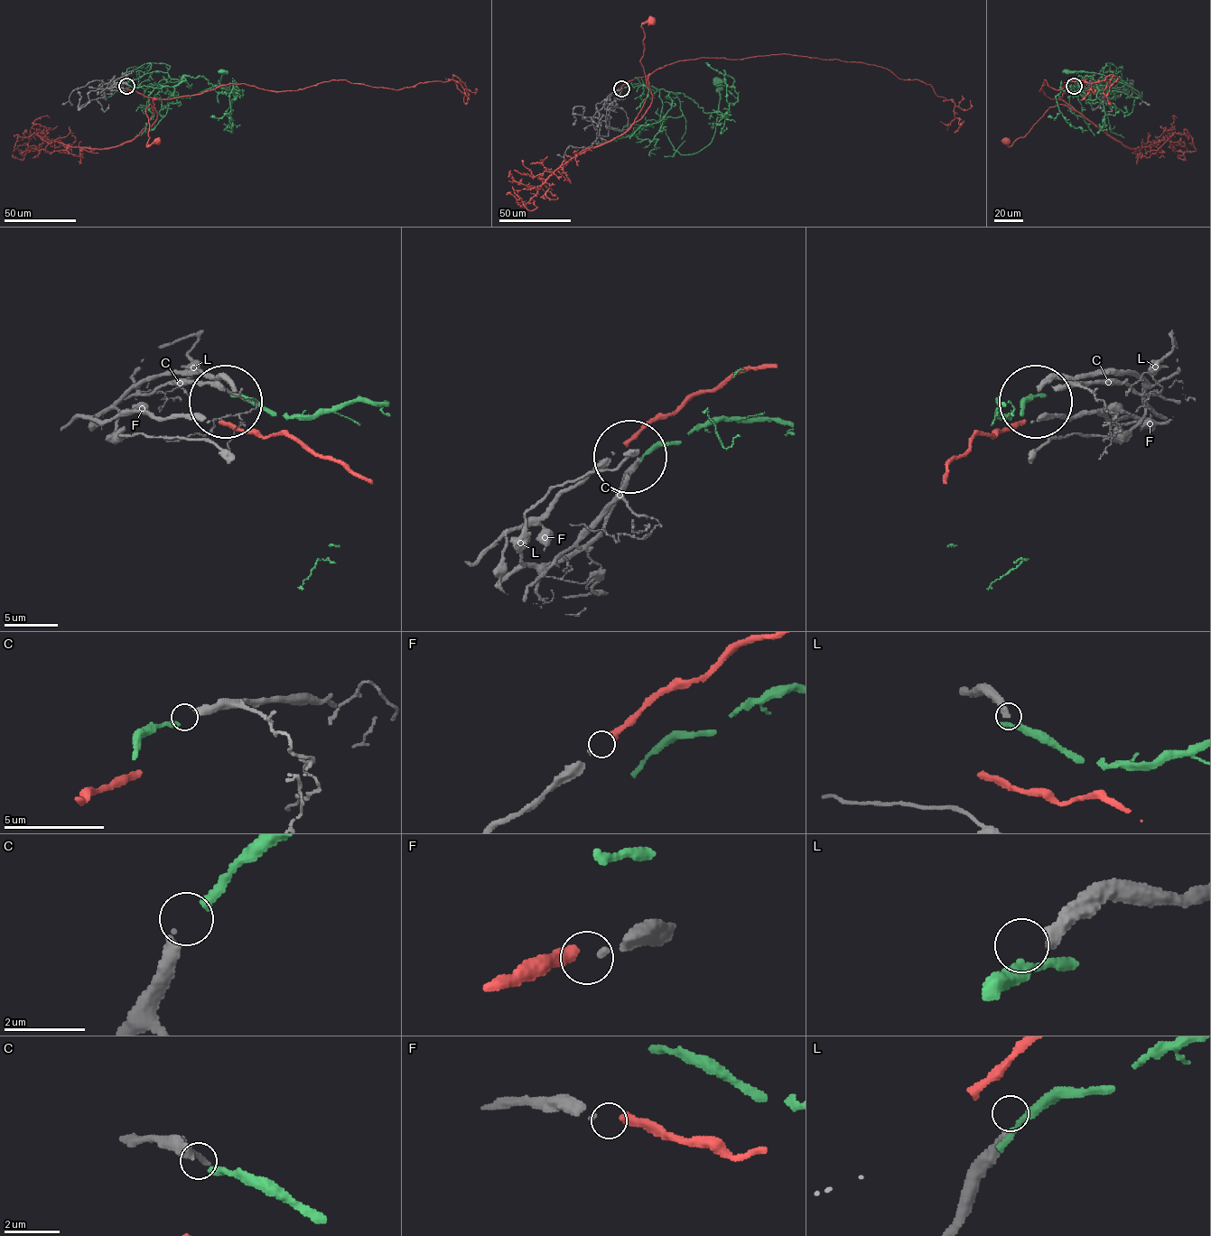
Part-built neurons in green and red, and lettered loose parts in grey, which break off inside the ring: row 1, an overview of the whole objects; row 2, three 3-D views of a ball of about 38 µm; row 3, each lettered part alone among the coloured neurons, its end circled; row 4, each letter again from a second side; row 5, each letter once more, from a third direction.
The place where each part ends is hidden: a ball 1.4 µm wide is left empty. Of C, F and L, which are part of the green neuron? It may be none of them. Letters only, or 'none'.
C

